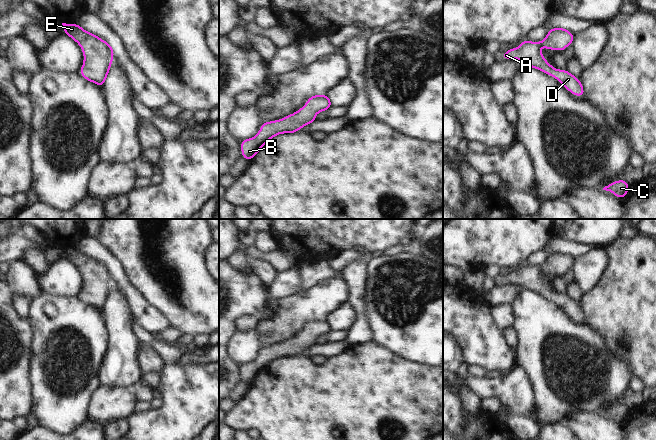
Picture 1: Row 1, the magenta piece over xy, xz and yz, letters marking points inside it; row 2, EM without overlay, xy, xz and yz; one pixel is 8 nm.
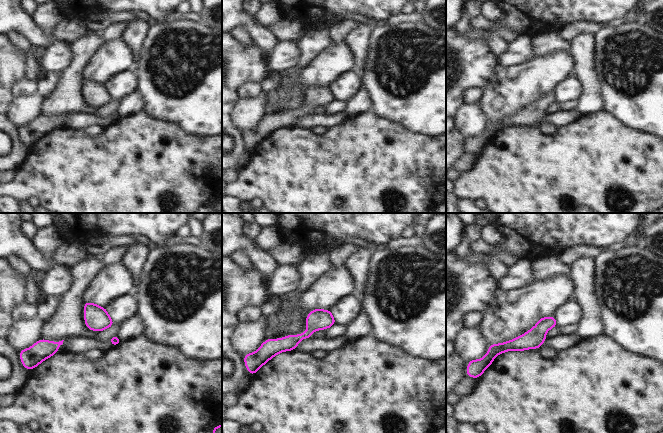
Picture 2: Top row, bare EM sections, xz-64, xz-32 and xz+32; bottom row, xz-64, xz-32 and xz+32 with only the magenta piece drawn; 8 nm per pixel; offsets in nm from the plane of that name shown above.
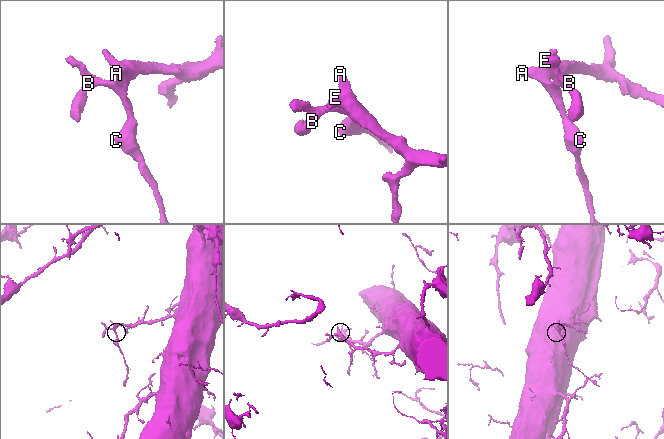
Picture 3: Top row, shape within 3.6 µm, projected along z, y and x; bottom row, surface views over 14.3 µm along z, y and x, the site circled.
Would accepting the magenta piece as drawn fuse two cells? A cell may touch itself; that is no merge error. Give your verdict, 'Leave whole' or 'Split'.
Leave whole

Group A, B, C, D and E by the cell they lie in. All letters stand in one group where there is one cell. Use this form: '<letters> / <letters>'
A B C D E

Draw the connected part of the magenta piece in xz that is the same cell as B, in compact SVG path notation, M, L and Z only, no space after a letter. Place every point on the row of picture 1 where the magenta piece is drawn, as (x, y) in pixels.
M315 95L311 96L306 105L296 113L278 121L264 122L255 137L241 141L242 157L250 161L269 139L280 133L297 132L303 126L316 121L317 113L325 111L331 106L327 95Z

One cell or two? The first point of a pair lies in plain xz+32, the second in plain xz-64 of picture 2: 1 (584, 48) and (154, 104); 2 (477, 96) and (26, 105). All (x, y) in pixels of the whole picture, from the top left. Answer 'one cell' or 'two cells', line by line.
1: two cells
2: two cells

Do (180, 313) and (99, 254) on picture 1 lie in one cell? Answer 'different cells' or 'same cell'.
different cells

